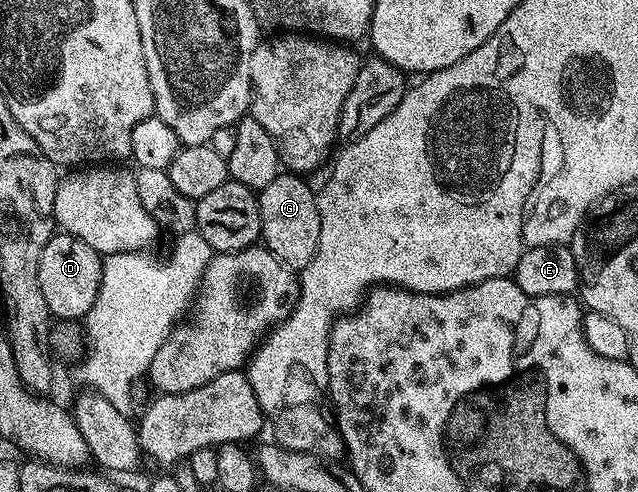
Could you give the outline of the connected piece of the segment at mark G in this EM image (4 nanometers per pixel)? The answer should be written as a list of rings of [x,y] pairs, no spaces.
[[[286,170],[272,178],[272,182],[268,182],[268,186],[257,193],[264,246],[269,252],[276,254],[280,262],[295,270],[305,268],[306,263],[316,254],[322,225],[315,189],[310,189],[302,180],[305,179],[301,175]]]

